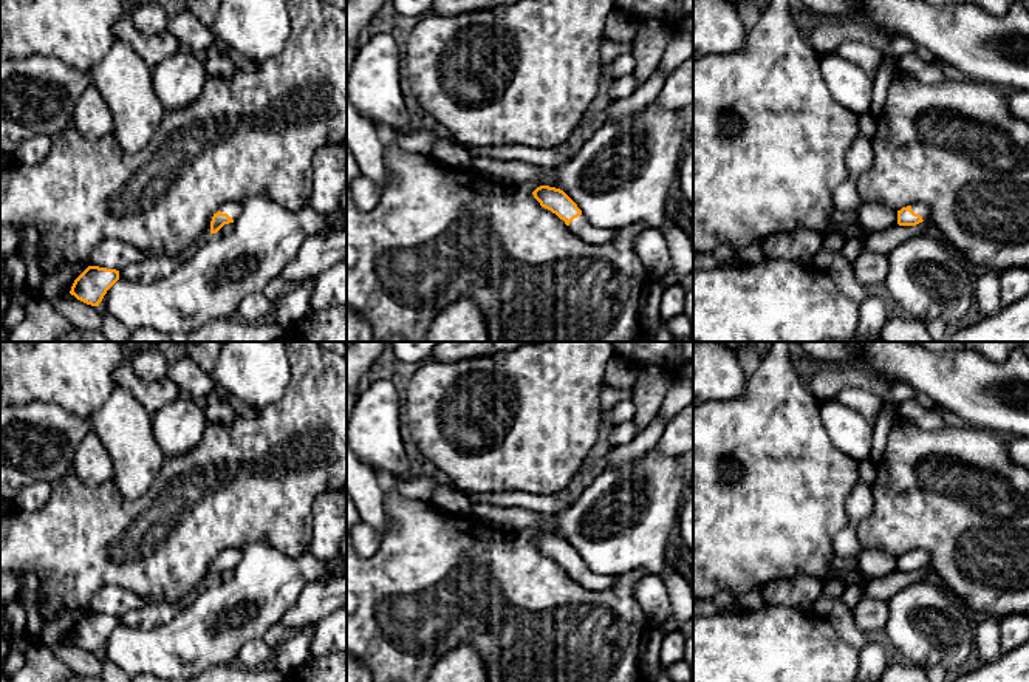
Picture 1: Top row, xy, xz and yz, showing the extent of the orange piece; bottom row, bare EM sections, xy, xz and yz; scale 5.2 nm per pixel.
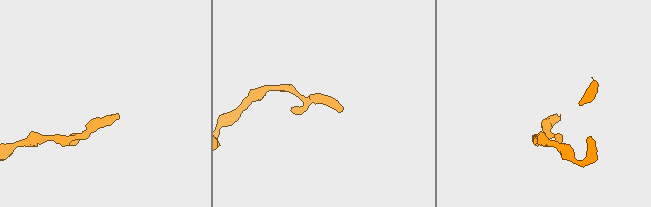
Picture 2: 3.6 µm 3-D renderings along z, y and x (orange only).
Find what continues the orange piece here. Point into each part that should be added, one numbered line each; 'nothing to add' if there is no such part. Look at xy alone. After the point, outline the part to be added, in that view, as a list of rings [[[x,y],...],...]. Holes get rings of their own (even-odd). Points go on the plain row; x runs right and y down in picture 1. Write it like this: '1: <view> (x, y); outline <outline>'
1: xy (232, 555); outline [[[240,547],[227,549],[220,554],[221,560],[227,560],[232,566],[240,561]]]

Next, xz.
1: xz (579, 572); outline [[[583,561],[574,564],[568,574],[590,591],[608,591],[617,585],[616,577],[596,575],[586,568]]]

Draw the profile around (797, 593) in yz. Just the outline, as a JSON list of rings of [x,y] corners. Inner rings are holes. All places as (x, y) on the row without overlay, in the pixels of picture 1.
[[[791,577],[769,583],[761,595],[767,606],[785,606],[802,612],[812,612],[823,585],[812,577]]]

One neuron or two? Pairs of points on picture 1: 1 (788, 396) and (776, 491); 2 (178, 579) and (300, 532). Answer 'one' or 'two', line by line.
1: one
2: one

